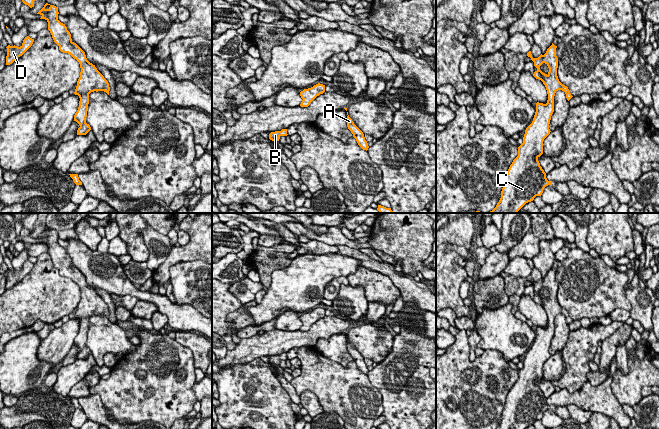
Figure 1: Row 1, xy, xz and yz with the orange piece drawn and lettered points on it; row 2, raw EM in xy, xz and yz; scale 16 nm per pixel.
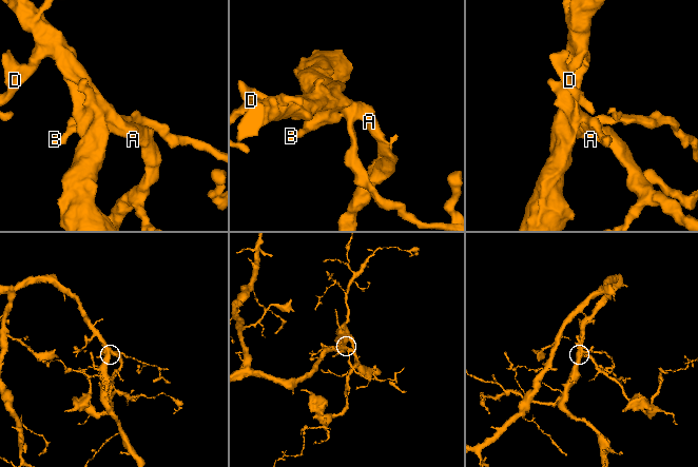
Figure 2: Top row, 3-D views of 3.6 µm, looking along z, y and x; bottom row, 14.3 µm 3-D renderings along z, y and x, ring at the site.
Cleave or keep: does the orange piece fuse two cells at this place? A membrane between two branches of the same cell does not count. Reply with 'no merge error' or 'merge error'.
no merge error

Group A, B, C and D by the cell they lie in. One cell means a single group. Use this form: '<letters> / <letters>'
A B C D

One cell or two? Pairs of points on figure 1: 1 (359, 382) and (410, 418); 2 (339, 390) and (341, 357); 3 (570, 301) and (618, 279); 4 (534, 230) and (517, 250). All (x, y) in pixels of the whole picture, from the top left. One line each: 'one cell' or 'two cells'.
1: two cells
2: two cells
3: one cell
4: one cell

